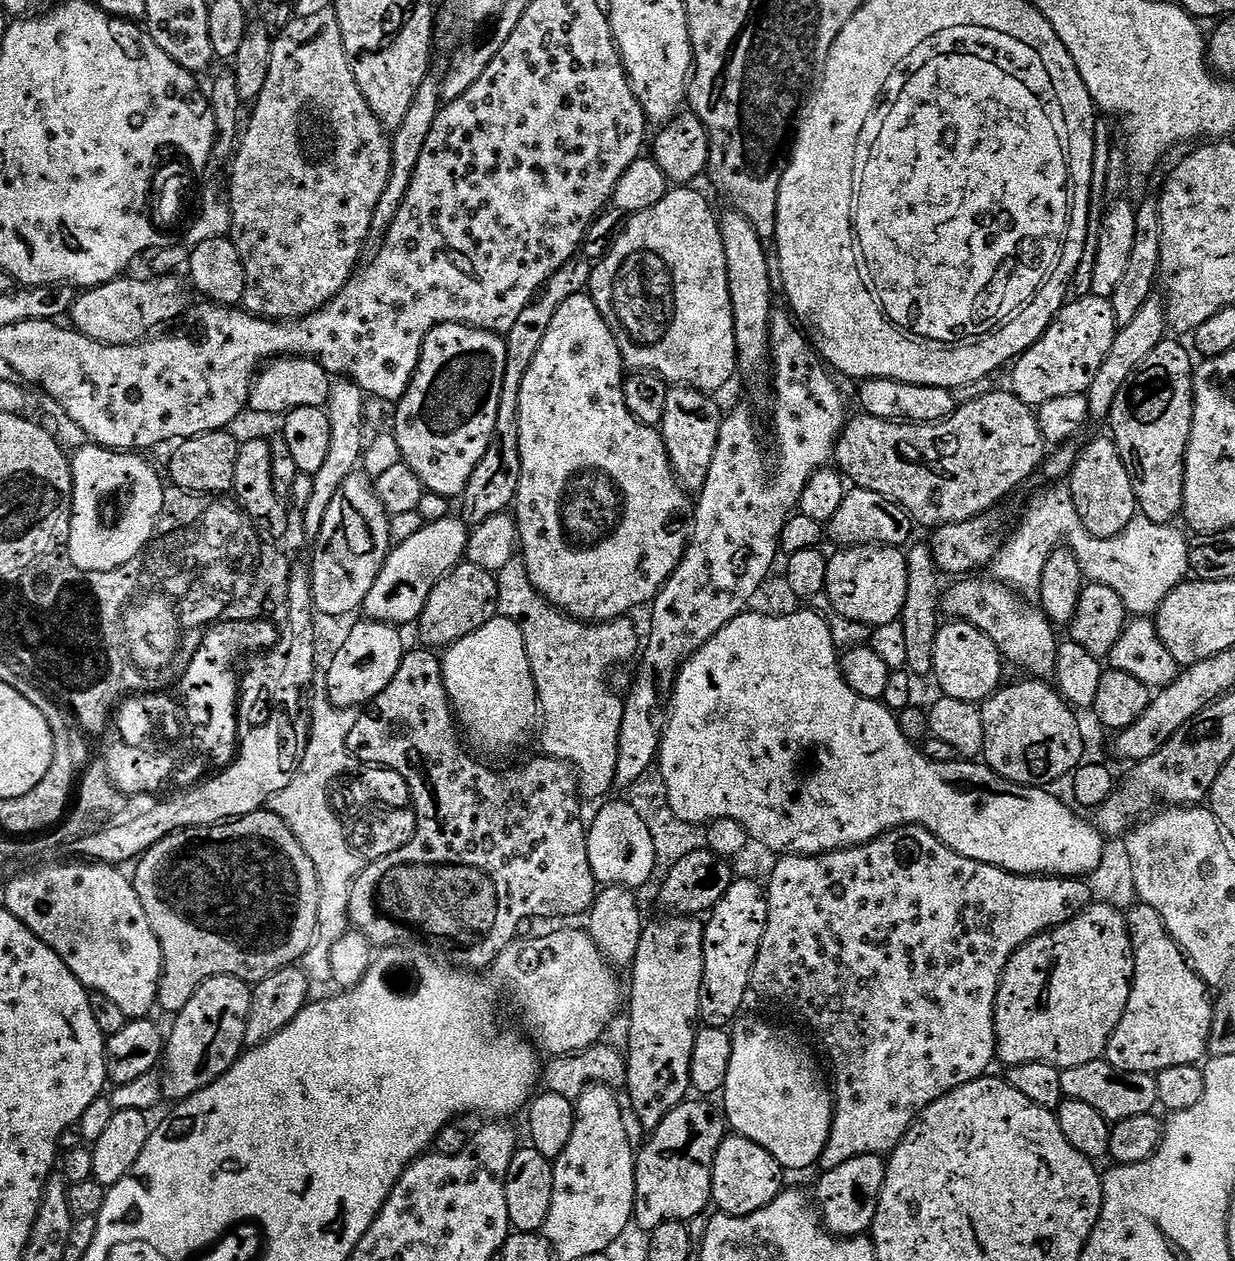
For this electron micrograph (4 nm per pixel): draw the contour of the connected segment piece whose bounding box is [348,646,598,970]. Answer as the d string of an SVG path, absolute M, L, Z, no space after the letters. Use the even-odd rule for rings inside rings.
M419 647L413 652L412 649L405 651L402 666L398 666L398 674L394 674L394 682L390 682L390 686L386 686L386 690L382 690L382 694L378 694L376 699L372 701L370 705L372 713L369 716L361 715L357 719L354 730L348 735L348 750L349 753L354 754L355 759L357 756L361 760L361 765L389 768L402 774L402 778L410 782L416 819L415 833L418 835L418 842L420 840L426 853L432 854L433 861L448 864L448 868L452 868L452 872L444 872L444 880L440 880L440 876L424 876L420 879L420 896L424 896L420 900L438 902L436 908L432 904L432 920L434 920L434 912L436 912L436 922L432 922L430 930L440 932L442 936L454 936L456 940L460 940L460 942L456 942L456 946L458 946L456 950L460 950L460 956L451 960L457 969L488 968L507 948L509 951L510 945L517 939L518 933L516 931L519 930L523 920L528 920L531 916L582 915L581 917L583 917L596 903L598 885L590 870L588 828L586 820L584 824L583 814L580 813L582 797L578 787L578 777L571 764L556 759L543 758L541 755L538 755L539 757L524 756L525 747L523 745L515 747L514 750L508 751L506 754L486 753L483 752L483 749L479 749L475 745L475 741L472 741L471 733L468 732L467 724L464 724L463 718L454 715L448 691L444 689L444 670L441 657L427 647Z

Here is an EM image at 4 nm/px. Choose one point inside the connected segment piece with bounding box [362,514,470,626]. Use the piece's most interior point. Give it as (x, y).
(412, 569)

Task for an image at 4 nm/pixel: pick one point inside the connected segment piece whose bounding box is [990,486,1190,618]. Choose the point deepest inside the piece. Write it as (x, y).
(1143, 565)

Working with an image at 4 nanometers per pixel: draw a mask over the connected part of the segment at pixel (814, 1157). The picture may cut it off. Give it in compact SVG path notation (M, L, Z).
M743 1020L735 1025L736 1032L731 1033L730 1070L722 1089L722 1111L727 1117L727 1127L735 1135L750 1138L750 1142L762 1146L789 1173L800 1172L811 1164L819 1165L832 1133L834 1092L829 1081L827 1084L823 1074L816 1072L811 1054L798 1041L791 1040L786 1029L775 1028L764 1020Z

